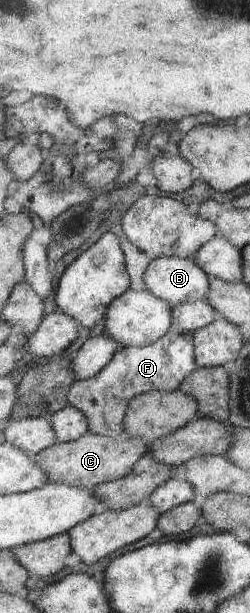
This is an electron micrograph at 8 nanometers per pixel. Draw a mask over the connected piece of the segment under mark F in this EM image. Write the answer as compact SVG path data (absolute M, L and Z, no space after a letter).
M168 332L152 345L120 348L96 377L72 385L67 399L68 405L85 413L89 421L89 431L93 434L127 437L124 419L130 400L154 389L166 392L180 390L182 382L198 371L198 368L194 342L188 341L183 333Z

